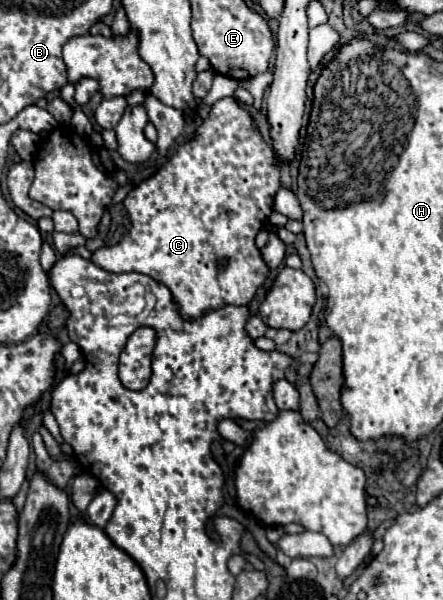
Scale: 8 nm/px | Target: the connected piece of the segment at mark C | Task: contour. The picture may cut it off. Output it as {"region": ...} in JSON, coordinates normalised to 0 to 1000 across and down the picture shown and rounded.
{"region":[[[515,160],[515,163],[501,163],[492,167],[470,193],[460,197],[460,203],[442,213],[438,227],[424,230],[415,240],[402,243],[402,250],[393,253],[393,260],[370,270],[348,293],[330,297],[325,303],[316,303],[307,313],[298,313],[289,320],[289,327],[280,330],[280,343],[293,357],[293,370],[298,370],[298,380],[289,387],[289,393],[262,407],[262,410],[248,410],[248,413],[226,413],[217,420],[208,420],[208,437],[217,443],[226,443],[230,450],[244,450],[244,453],[321,453],[330,460],[343,460],[348,467],[375,473],[393,493],[393,500],[402,503],[406,510],[406,520],[415,530],[442,530],[451,527],[456,520],[465,517],[483,517],[483,513],[497,513],[497,510],[510,510],[510,507],[533,507],[533,510],[551,510],[551,507],[564,507],[569,497],[578,493],[582,480],[596,477],[596,470],[605,467],[609,460],[609,447],[600,443],[600,437],[591,433],[591,423],[587,417],[578,413],[573,400],[578,400],[578,390],[596,380],[596,373],[605,370],[609,357],[614,357],[614,340],[619,340],[619,323],[632,317],[637,303],[632,303],[632,277],[619,270],[619,250],[596,237],[578,203],[569,200],[564,187],[555,180],[542,177],[542,170],[528,163],[528,160]]]}

